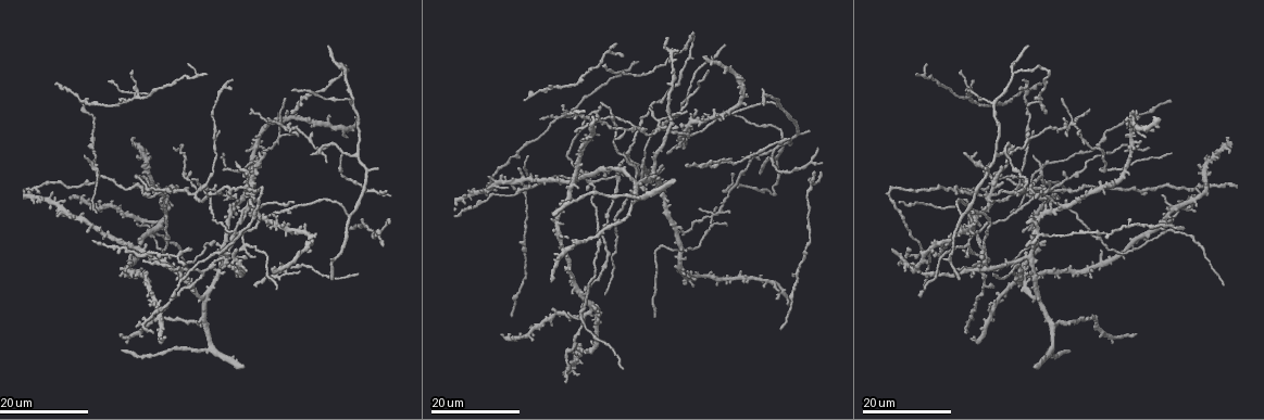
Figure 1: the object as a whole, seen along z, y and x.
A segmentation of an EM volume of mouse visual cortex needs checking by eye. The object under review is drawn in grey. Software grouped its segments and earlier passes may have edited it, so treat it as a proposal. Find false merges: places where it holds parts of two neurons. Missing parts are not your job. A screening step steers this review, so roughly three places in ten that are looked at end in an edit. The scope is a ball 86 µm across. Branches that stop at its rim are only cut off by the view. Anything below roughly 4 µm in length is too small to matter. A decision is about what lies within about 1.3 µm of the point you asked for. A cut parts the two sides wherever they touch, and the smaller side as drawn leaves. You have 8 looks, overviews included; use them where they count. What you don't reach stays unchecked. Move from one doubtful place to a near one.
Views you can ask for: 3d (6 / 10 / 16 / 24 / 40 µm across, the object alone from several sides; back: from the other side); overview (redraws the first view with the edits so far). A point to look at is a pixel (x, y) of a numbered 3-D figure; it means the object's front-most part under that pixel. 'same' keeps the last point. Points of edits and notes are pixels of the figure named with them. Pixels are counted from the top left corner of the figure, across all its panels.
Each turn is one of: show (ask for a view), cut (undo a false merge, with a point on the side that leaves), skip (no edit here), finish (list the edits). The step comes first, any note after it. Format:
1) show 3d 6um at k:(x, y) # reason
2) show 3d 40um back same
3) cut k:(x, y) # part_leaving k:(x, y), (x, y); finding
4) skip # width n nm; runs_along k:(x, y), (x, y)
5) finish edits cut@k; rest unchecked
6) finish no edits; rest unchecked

show 3d 24um at 1:(1019, 183) # a fork

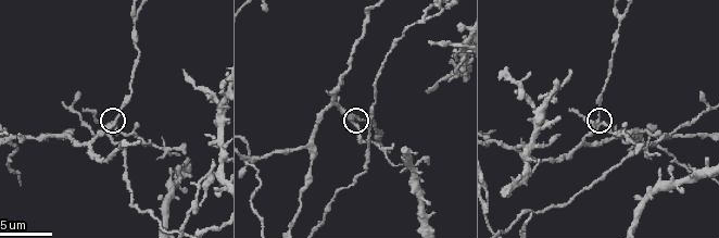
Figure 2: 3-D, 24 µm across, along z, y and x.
show 3d 10um at 2:(115, 122)

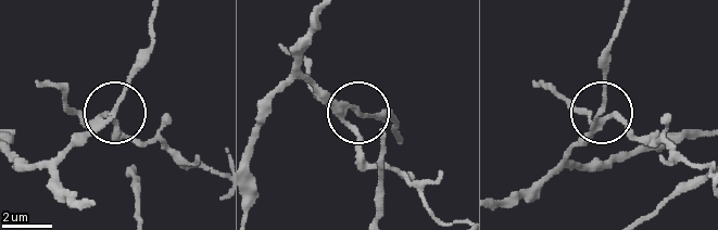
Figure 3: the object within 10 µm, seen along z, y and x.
skip # width 210 nm; runs_along 3:(385, 148), (385, 186), (413, 183), (355, 129), (394, 117); all the same neuron

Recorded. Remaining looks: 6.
show 3d 10um at 2:(305, 147)

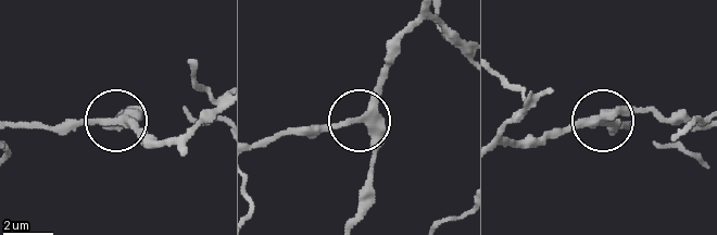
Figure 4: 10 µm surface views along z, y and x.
skip # width 320 nm; one neuron here

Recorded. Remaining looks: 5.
show 3d 16um at 1:(635, 128) # four arms meet

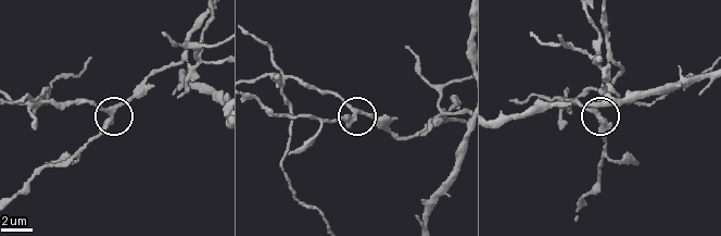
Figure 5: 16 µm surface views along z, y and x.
show 3d 10um at 5:(112, 120)

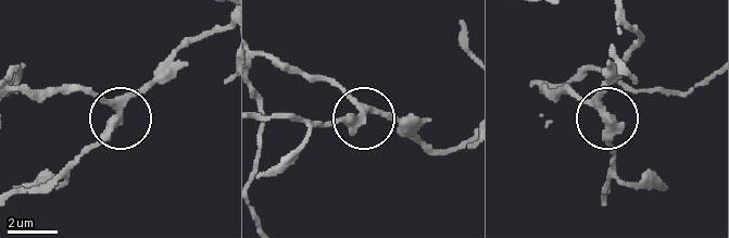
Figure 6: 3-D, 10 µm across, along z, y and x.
skip # width 290 nm; runs_along 6:(221, 26), (183, 45), (79, 161); continuous, no second neuron

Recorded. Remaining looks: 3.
show 3d 24um at 1:(1019, 274) # three arms meet

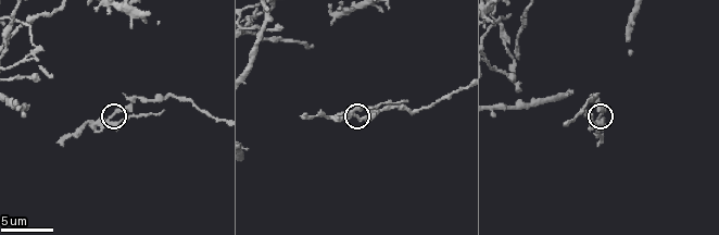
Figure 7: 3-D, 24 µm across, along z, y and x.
show 3d 6um at 7:(352, 113)

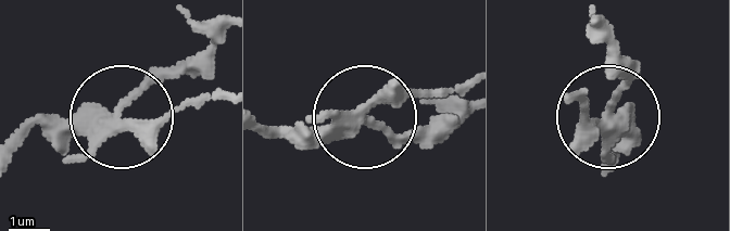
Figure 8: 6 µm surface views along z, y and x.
cut 8:(156, 129) # part_leaving 8:(110, 127), (221, 95); two neurons meet here

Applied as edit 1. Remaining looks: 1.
finish edits cut@8; rest unchecked

